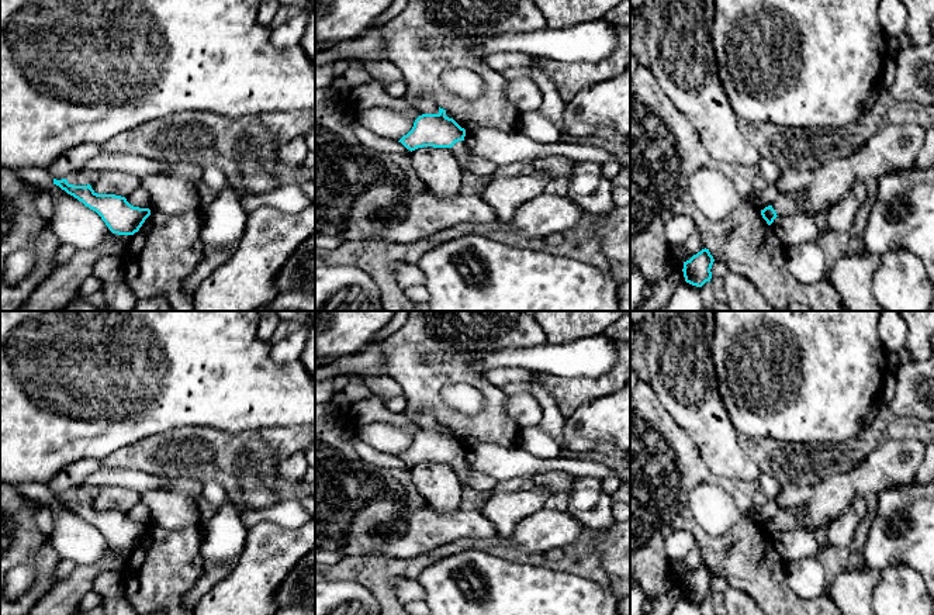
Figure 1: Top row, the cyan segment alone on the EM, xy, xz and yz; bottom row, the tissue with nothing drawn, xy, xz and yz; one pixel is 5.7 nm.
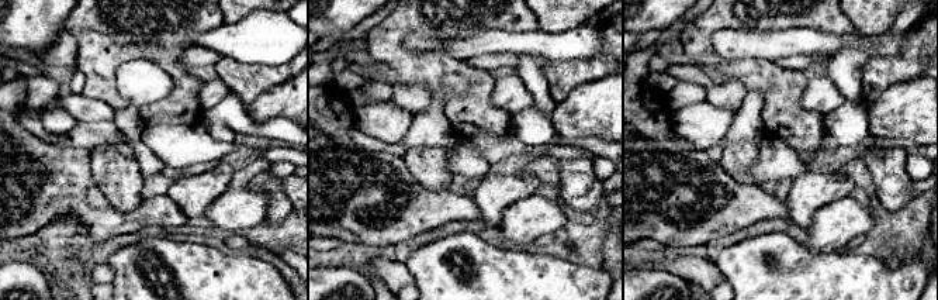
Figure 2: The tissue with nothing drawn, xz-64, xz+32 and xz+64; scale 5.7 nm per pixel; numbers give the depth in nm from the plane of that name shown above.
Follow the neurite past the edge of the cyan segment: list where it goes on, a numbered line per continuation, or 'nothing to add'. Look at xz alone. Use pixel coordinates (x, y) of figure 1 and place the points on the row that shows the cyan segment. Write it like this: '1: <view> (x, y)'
1: xz (460, 149)

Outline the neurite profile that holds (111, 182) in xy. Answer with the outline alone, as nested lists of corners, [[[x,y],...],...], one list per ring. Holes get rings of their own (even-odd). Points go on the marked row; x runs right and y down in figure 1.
[[[103,170],[97,182],[90,186],[97,194],[128,197],[141,187],[141,179],[121,170]]]

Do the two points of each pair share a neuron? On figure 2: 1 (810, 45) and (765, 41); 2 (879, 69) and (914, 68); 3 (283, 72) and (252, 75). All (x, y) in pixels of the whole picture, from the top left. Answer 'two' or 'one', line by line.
1: one
2: one
3: one

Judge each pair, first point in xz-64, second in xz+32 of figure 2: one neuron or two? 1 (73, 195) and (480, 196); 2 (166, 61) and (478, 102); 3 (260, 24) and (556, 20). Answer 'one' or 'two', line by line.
1: two
2: one
3: two

